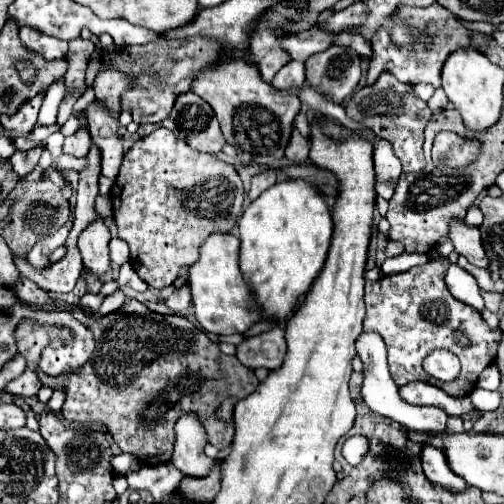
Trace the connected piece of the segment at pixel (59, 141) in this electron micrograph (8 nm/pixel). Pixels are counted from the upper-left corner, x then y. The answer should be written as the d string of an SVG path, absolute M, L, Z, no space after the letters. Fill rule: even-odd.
M56 131L52 133L46 140L46 148L50 151L51 156L52 156L52 167L55 169L57 172L59 170L56 167L56 160L59 156L62 155L62 146L63 142L65 140L65 136L60 131Z

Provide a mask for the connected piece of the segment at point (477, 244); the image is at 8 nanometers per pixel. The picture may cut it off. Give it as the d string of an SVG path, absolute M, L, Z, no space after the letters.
M453 222L449 238L455 244L455 252L463 254L473 266L489 270L489 258L481 244L481 234L477 228L469 228L465 222Z

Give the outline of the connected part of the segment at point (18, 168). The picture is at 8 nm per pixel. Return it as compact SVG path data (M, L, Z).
M35 148L35 150L29 150L29 152L17 152L17 154L13 154L13 156L11 156L11 166L13 166L15 174L17 174L19 178L31 174L33 168L35 168L35 164L39 162L41 152L43 152L41 148Z

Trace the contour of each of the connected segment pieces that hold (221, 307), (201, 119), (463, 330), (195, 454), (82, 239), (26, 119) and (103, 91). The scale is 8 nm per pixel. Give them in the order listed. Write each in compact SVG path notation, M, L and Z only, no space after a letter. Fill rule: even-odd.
M213 232L199 250L199 260L189 268L187 280L193 296L195 318L211 334L243 334L259 320L259 310L249 298L249 288L239 270L239 238L231 232Z
M193 92L181 94L175 100L171 114L161 124L143 124L139 126L137 134L143 138L153 130L157 130L159 126L169 128L199 152L215 154L221 152L221 148L225 146L225 138L221 134L213 108Z
M439 254L439 258L429 260L425 266L415 266L409 272L403 274L393 274L393 276L385 276L377 282L365 282L365 306L367 306L367 316L363 322L365 330L373 330L379 332L387 344L387 362L389 362L389 372L391 378L395 380L397 386L409 384L409 382L429 382L437 388L441 388L443 392L447 392L449 396L467 396L469 392L473 392L477 376L495 360L497 356L497 346L501 342L501 330L491 330L487 326L487 322L483 320L483 316L473 310L467 304L461 304L459 300L455 300L447 286L445 286L445 270L449 266L449 260L445 256ZM435 348L445 348L453 354L457 354L457 358L461 360L461 374L455 382L439 382L435 378L429 378L429 374L423 374L421 362L423 358L433 352Z
M183 414L175 424L177 440L171 456L171 464L183 476L207 476L213 468L213 460L205 456L203 448L207 444L205 430L195 414Z
M97 218L97 222L89 224L81 234L79 234L79 252L83 258L83 266L89 268L93 274L101 276L109 268L109 228L105 226L103 218Z
M39 92L33 100L25 102L25 104L17 110L17 114L13 114L13 116L3 116L3 118L1 118L1 124L11 132L11 138L13 138L13 140L25 138L25 136L33 130L33 126L35 126L35 122L37 122L39 106L41 106L41 102L43 102L43 96L45 96L45 92Z
M111 68L99 72L93 90L95 90L95 102L101 102L101 106L109 106L113 114L121 112L119 96L123 90L127 90L127 80L123 78L121 72Z

